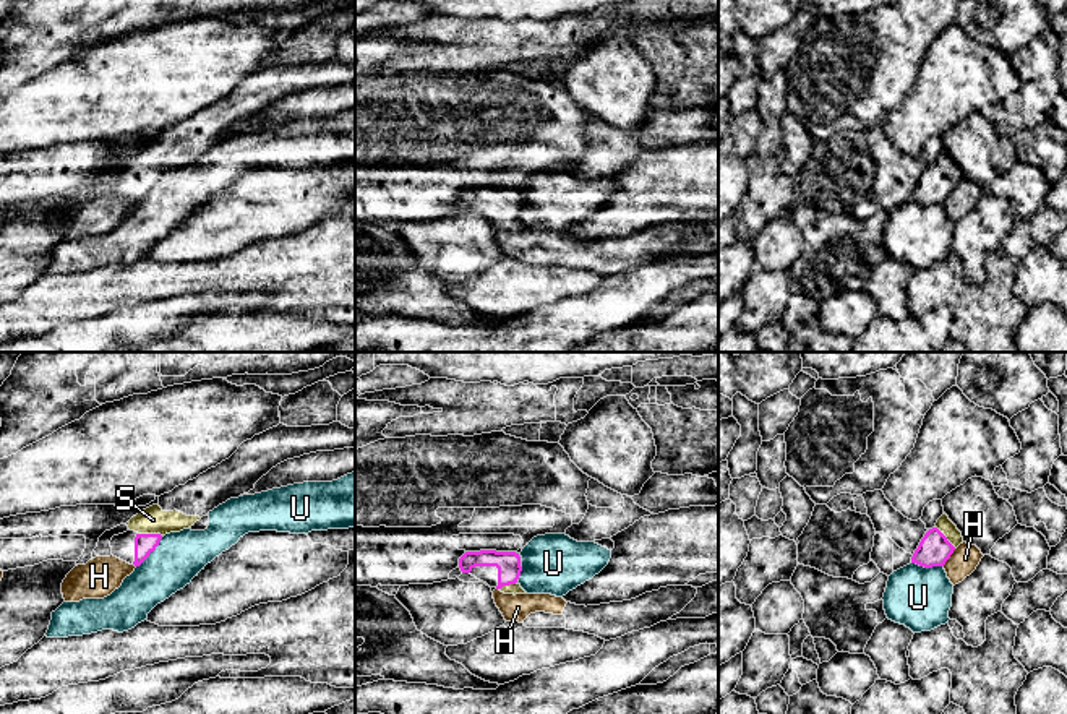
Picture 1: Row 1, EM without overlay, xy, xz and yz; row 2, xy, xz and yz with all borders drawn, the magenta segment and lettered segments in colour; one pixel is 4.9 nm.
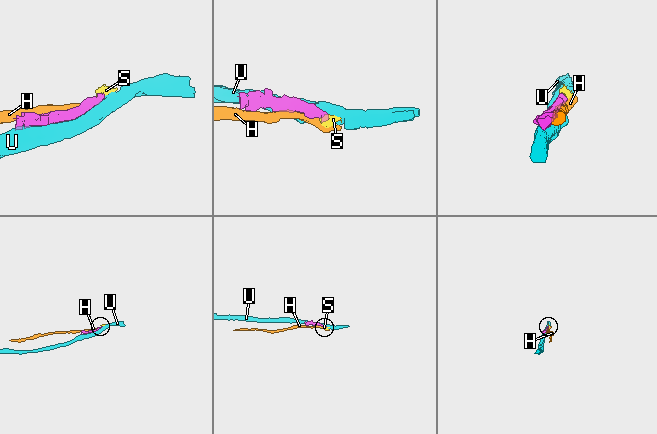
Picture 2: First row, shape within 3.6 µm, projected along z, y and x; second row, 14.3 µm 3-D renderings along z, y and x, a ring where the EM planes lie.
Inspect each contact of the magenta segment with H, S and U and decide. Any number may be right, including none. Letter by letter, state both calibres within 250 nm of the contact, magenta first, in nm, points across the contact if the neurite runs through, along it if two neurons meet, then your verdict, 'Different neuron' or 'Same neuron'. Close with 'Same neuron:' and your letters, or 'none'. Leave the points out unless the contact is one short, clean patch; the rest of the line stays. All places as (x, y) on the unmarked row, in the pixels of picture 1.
H: Thickness 160 nm (magenta) against 140 nm. Different neuron
S: Thickness 100 nm (magenta) against 140 nm. Path across: xy (145, 180), (149, 171), (153, 156). Same neuron
U: Thickness 100 nm (magenta) against 240 nm. Different neuron
Same neuron: S

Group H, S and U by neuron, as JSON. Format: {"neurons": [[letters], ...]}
{"neurons": [["H"], ["S"], ["U"]]}

